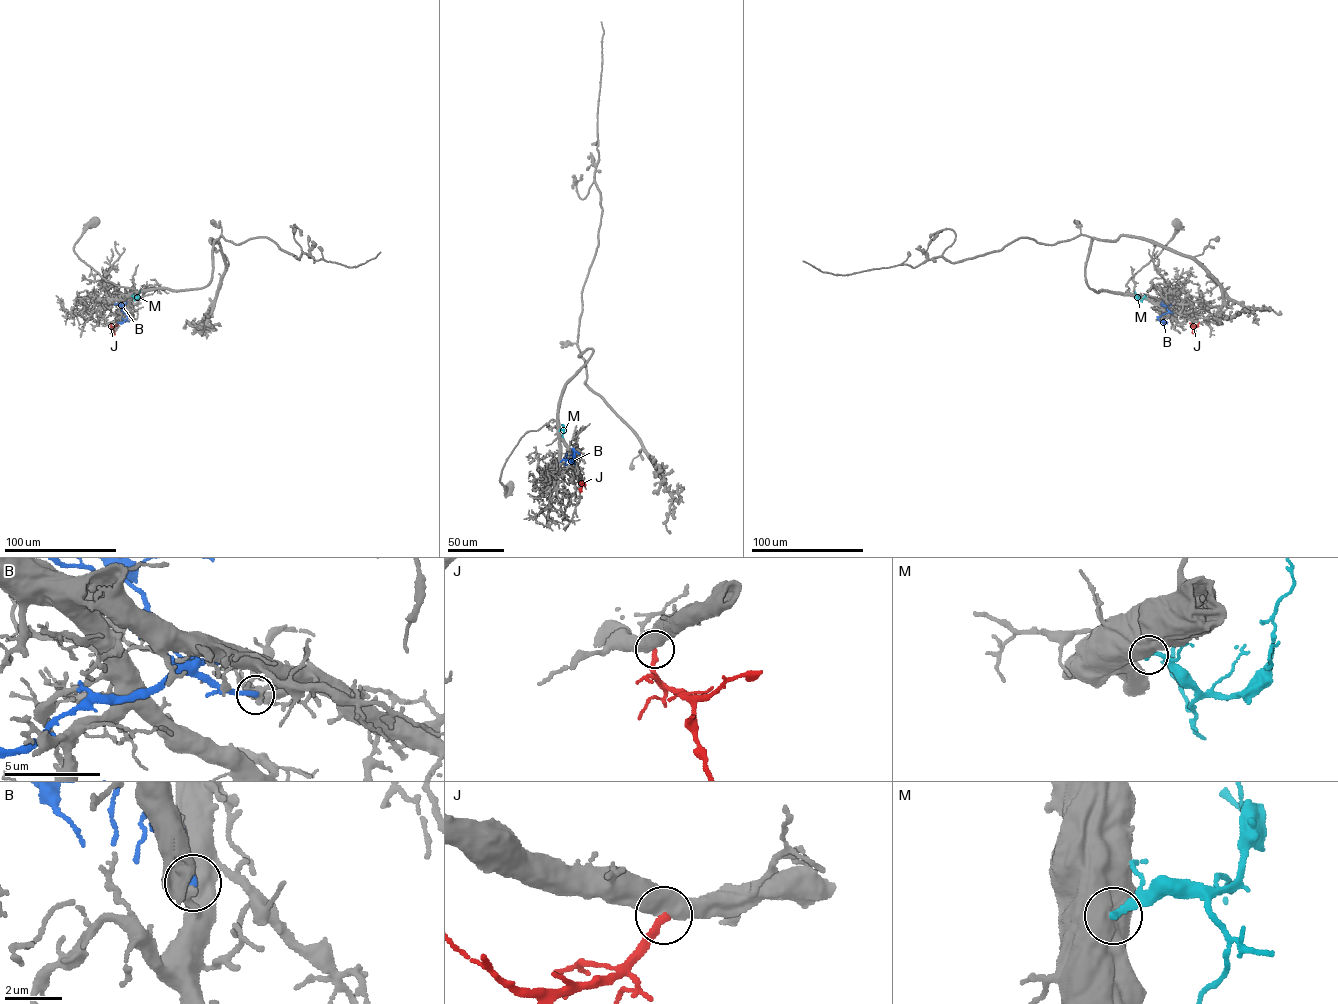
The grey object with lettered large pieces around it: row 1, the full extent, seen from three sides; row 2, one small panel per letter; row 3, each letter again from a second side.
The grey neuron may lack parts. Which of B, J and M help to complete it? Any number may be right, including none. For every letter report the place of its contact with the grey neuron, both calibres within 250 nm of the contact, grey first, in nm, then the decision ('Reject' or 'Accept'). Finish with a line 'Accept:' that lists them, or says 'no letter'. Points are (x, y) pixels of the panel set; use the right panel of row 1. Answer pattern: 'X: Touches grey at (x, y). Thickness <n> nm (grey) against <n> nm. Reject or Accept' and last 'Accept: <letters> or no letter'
B: Touches grey at (1173, 313). Thickness 360 nm (grey) against 260 nm. Reject
J: Touches grey at (1199, 323). Thickness 550 nm (grey) against 240 nm. Reject
M: Touches grey at (1138, 297). Thickness 800 nm (grey) against 260 nm. Reject
Accept: no letter

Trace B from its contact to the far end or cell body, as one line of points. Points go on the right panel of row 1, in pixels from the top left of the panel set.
B: (1173, 313), (1168, 312), (1158, 317), (1167, 323)

